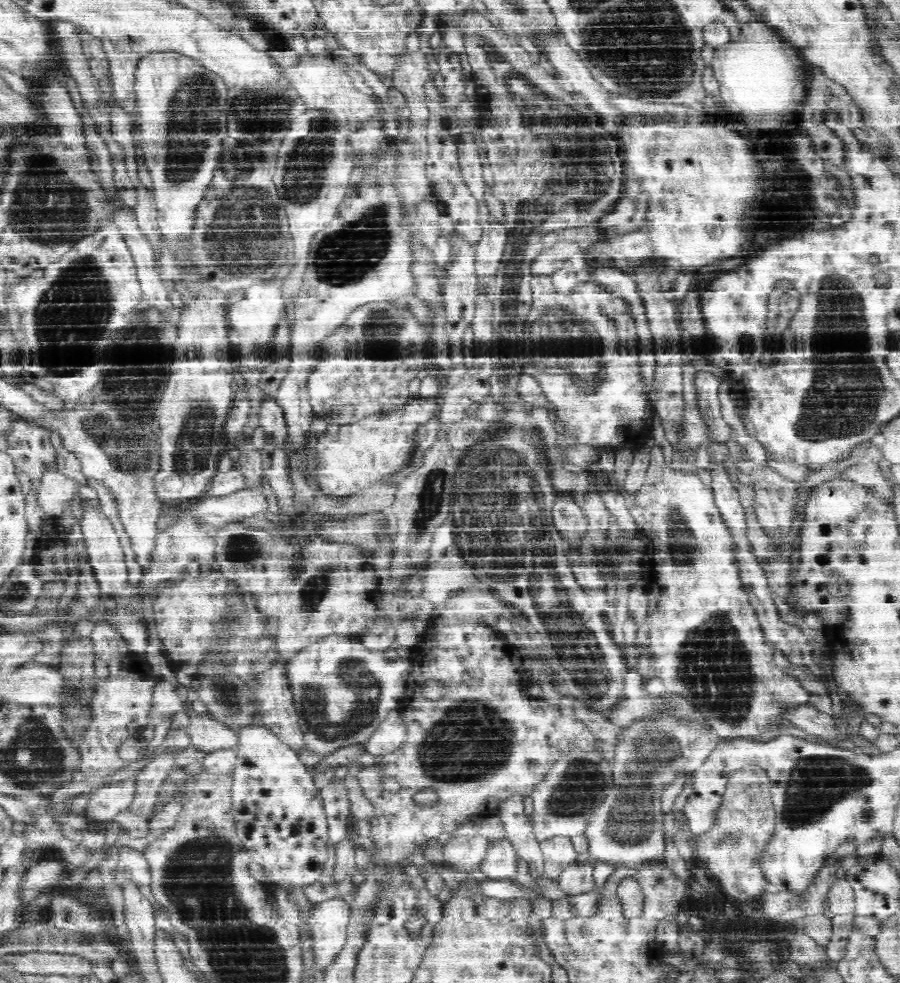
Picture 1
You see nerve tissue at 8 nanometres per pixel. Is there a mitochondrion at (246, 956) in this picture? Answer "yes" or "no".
yes

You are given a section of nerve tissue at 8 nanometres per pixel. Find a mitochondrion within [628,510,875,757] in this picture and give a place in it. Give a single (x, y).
(713, 664)

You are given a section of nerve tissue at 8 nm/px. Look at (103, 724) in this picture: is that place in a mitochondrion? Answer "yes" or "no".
no

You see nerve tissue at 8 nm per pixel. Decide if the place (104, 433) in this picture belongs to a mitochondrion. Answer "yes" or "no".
yes

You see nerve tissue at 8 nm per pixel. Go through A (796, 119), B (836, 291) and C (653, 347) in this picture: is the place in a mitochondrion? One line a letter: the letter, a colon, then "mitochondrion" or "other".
A: other
B: mitochondrion
C: other

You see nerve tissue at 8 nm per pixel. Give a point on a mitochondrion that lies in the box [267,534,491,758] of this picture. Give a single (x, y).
(353, 675)

